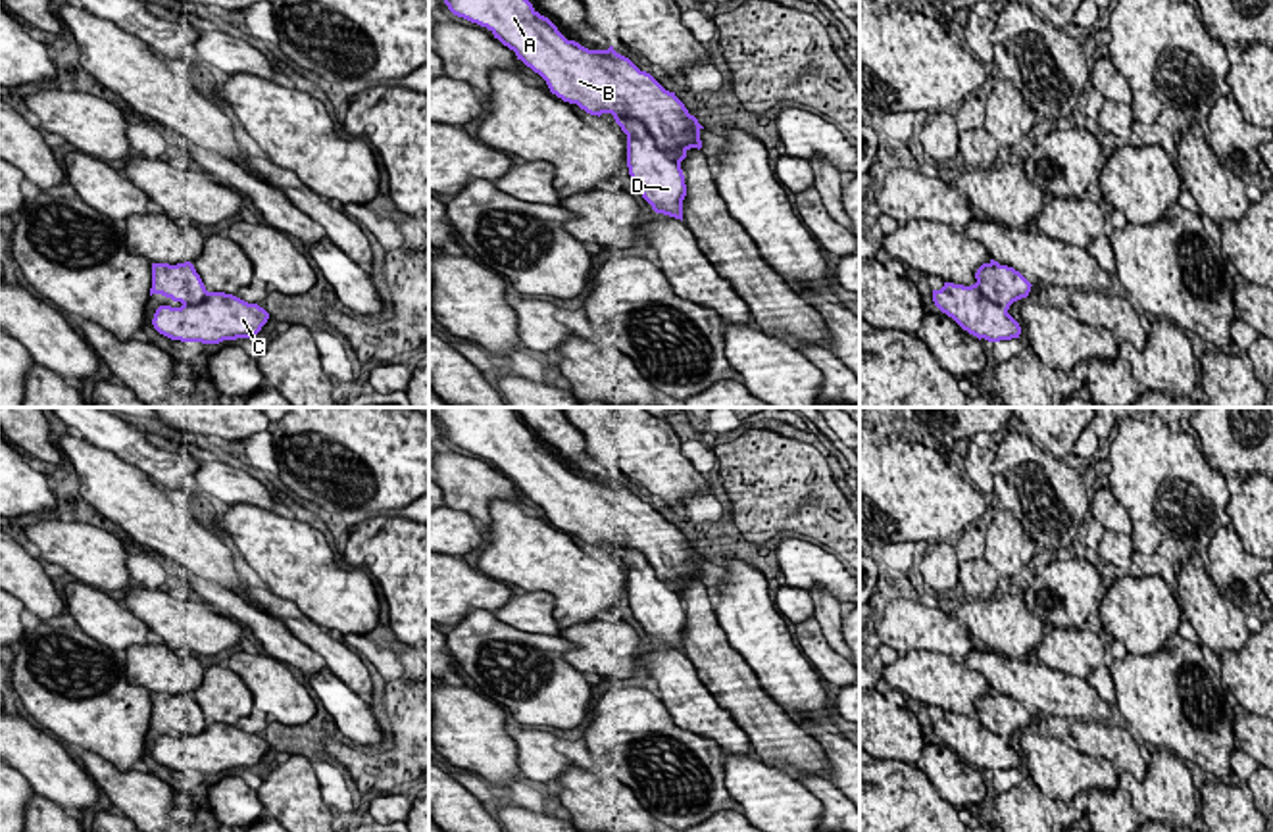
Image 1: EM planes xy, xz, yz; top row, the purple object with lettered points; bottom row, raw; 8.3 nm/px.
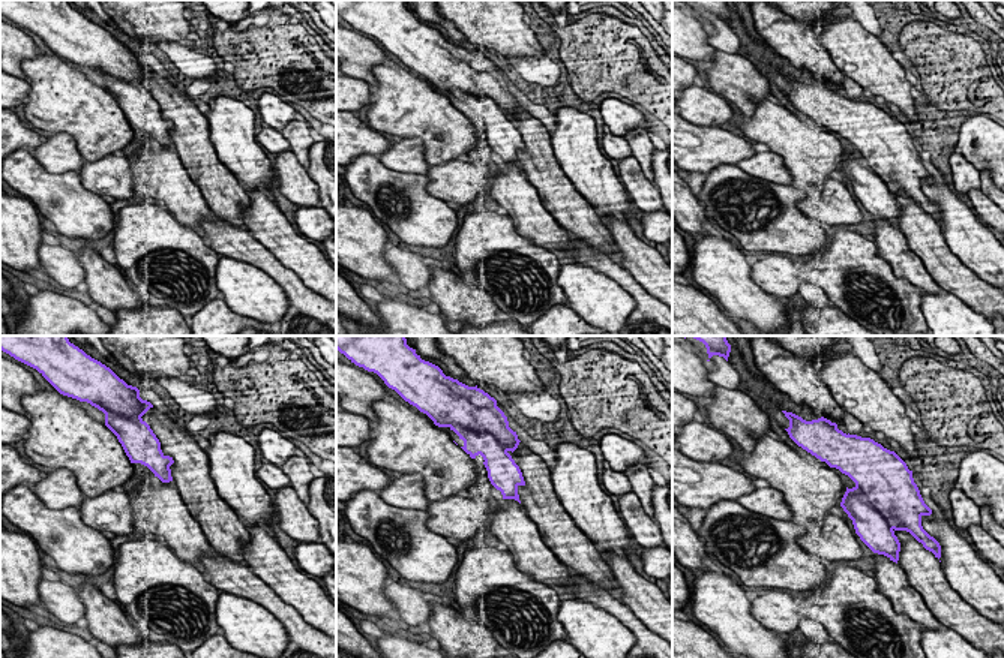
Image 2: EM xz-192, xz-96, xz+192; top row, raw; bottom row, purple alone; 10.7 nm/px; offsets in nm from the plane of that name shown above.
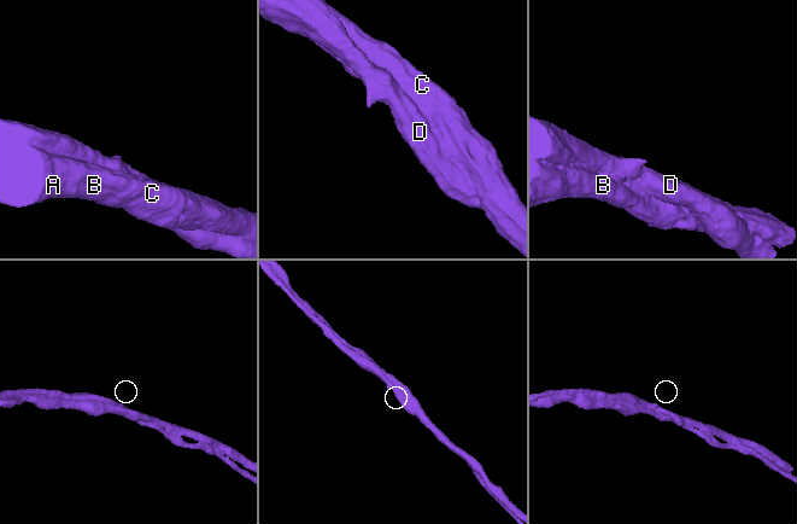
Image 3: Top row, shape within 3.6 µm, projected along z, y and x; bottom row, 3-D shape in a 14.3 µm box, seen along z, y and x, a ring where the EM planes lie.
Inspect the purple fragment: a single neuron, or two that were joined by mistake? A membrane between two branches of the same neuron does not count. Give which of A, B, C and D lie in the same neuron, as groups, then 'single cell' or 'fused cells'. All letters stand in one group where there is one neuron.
A B C D | single cell

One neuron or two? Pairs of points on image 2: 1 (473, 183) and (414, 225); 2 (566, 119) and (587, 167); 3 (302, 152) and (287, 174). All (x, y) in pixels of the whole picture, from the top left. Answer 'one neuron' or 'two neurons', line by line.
1: two neurons
2: one neuron
3: two neurons

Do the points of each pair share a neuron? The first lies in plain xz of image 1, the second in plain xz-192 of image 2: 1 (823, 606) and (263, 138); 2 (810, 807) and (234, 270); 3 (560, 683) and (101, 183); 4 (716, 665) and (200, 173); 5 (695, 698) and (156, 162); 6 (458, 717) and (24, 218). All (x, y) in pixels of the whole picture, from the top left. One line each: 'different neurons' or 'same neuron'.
1: different neurons
2: same neuron
3: different neurons
4: same neuron
5: same neuron
6: same neuron

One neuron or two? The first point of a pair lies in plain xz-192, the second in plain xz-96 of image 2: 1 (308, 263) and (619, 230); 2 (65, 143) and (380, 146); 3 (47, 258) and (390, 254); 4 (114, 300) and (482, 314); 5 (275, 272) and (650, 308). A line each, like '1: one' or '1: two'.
1: one
2: two
3: one
4: one
5: one

